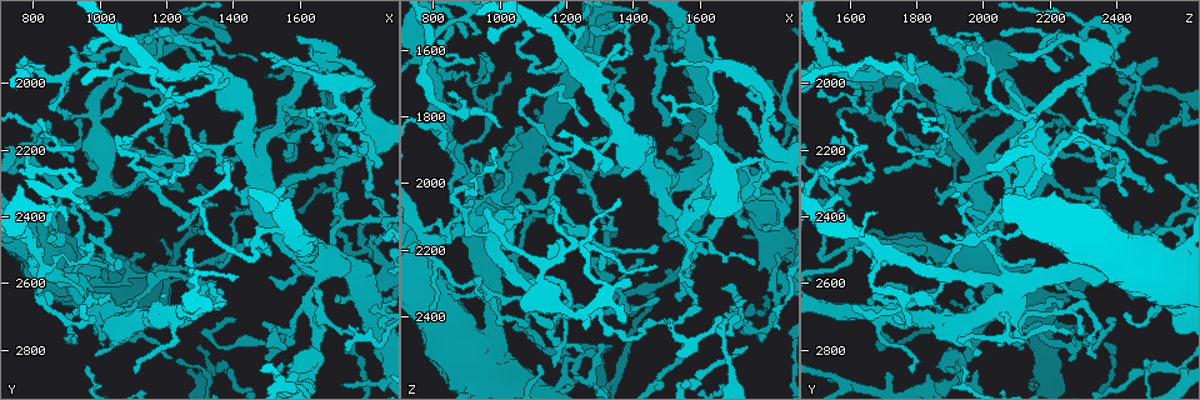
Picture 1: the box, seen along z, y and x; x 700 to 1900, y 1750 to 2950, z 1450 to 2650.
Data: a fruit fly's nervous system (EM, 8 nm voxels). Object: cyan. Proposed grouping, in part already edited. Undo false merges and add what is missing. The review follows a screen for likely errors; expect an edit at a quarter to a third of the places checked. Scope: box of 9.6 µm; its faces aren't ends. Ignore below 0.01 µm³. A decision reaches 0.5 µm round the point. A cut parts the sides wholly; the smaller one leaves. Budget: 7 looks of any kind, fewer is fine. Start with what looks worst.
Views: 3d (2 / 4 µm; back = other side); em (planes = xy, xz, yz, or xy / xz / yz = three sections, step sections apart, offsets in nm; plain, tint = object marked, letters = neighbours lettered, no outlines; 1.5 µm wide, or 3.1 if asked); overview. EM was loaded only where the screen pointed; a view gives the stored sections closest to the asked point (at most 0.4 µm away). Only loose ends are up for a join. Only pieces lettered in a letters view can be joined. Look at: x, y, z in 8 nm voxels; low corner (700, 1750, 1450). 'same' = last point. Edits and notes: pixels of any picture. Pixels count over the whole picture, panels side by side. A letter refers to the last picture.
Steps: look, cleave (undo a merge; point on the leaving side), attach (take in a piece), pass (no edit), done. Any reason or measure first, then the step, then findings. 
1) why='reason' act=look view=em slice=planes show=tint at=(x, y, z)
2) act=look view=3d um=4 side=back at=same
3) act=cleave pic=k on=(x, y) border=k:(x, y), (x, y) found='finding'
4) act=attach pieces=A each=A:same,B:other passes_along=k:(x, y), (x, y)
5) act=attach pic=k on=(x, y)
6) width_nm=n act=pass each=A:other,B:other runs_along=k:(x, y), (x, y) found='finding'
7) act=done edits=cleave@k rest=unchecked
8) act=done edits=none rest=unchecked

why='sharp bend' act=look view=em slice=xy step=8 show=tint at=(1590, 2220, 2370)

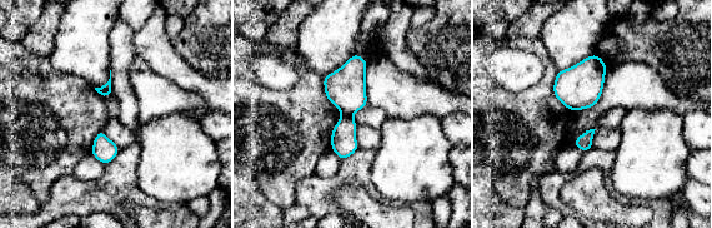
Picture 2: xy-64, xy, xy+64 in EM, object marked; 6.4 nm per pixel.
why='another direction' act=look view=em slice=planes show=tint at=same

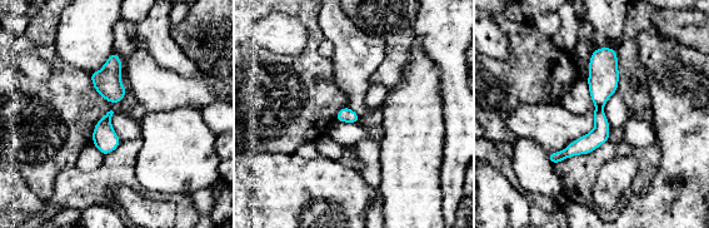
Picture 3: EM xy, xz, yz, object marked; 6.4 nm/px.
why='what lies round it' act=look view=em slice=planes show=letters at=same

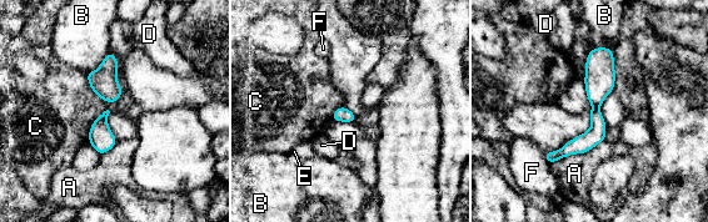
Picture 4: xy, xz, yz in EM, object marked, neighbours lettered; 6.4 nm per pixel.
act=pass each=A:other,B:other,C:other,D:other,E:other,F:other runs_along=4:(597, 77), (596, 130), (551, 159) found='continuous, no second cell'

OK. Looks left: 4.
why='thin end' act=look view=3d um=4 at=(810, 2120, 1560)

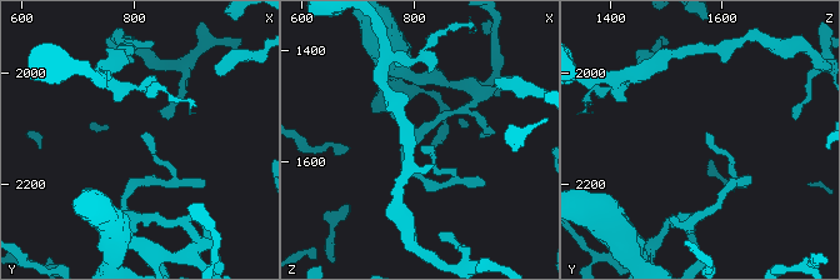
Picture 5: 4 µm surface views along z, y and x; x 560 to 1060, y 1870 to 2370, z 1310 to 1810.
act=look view=em slice=xy step=4 show=letters at=(815, 2110, 1565)

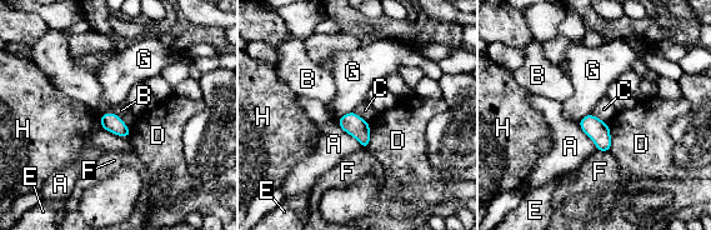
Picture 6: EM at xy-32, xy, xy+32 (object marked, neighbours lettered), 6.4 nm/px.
act=pass each=A:other,B:other,C:other,D:other,E:other,F:other,G:other,H:other border=6:(103, 113), (115, 113), (130, 130) found='none of them fits'

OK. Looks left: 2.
why='branch stops here' act=look view=em slice=planes show=tint at=(980, 1870, 1890)

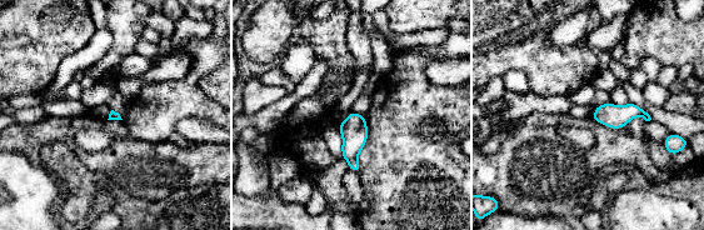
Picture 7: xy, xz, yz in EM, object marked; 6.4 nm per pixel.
why='see the neighbours' act=look view=em slice=planes show=letters at=same

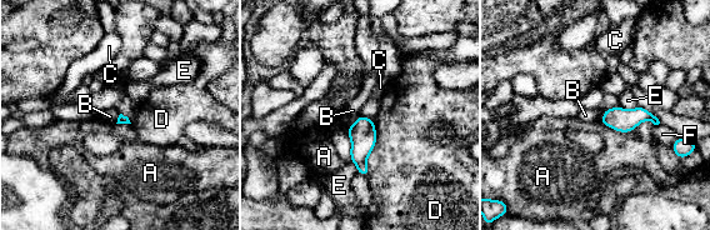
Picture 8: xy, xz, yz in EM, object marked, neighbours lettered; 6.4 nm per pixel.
act=pass each=A:other,B:other,C:other,D:other,E:other,F:other border=8:(360, 115), (348, 128) found='no lettered piece goes on from it'

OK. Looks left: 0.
act=done edits=none rest=unchecked

